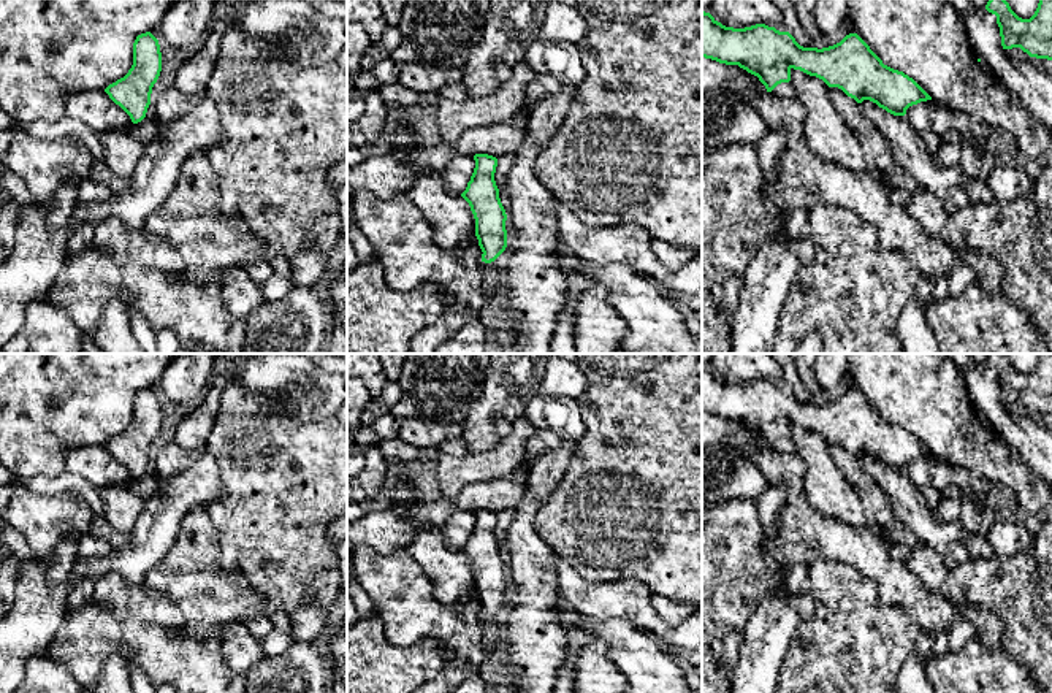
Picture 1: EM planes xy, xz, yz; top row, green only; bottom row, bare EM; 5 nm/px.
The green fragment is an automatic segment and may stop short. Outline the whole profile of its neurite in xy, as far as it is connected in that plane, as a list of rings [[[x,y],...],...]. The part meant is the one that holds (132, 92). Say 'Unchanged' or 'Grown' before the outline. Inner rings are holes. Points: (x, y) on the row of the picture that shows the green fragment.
Unchanged. [[[141,33],[133,43],[133,65],[128,73],[109,84],[105,92],[119,105],[133,124],[146,117],[151,105],[152,87],[162,71],[162,52],[158,40],[151,33]]]

